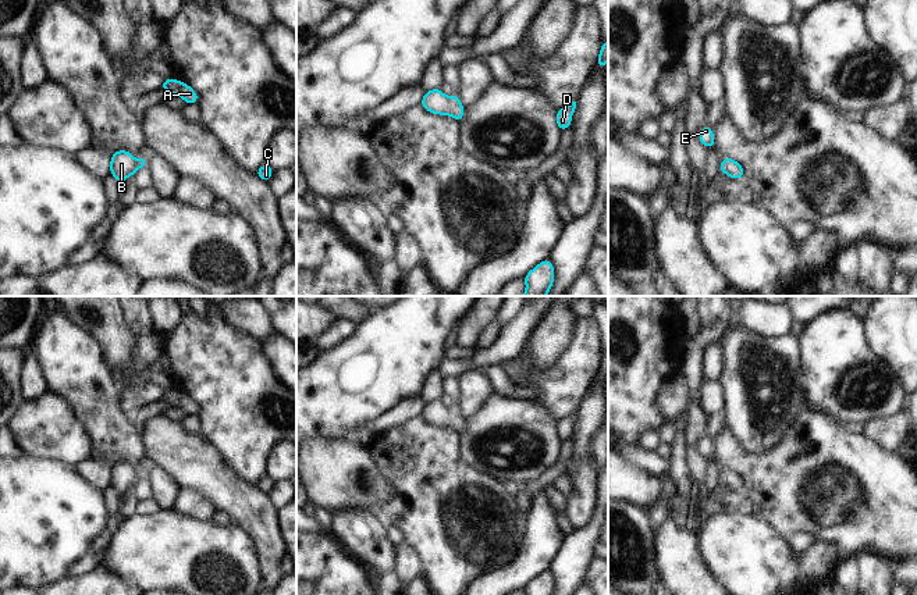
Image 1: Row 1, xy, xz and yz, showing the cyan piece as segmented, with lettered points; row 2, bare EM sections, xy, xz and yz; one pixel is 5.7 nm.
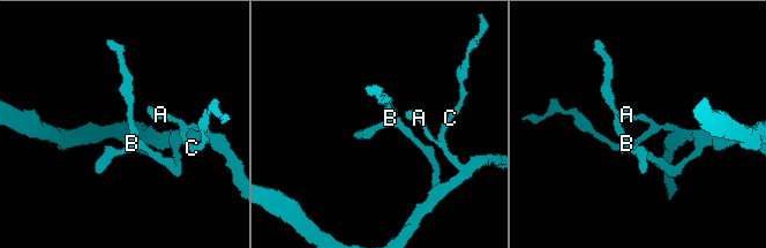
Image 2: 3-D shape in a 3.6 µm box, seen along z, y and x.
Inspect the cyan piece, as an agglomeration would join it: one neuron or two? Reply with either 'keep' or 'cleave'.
keep

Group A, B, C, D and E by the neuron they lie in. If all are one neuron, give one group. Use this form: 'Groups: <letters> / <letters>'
Groups: A B C D E.

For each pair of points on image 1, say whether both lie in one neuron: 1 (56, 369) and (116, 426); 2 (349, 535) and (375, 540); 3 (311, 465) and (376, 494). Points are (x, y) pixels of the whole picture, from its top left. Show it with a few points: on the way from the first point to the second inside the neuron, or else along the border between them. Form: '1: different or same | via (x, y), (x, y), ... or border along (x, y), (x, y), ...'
1: same | via (71, 381), (100, 410)
2: same | via (355, 535), (369, 540)
3: same | via (327, 467), (334, 473), (345, 476), (359, 490)

